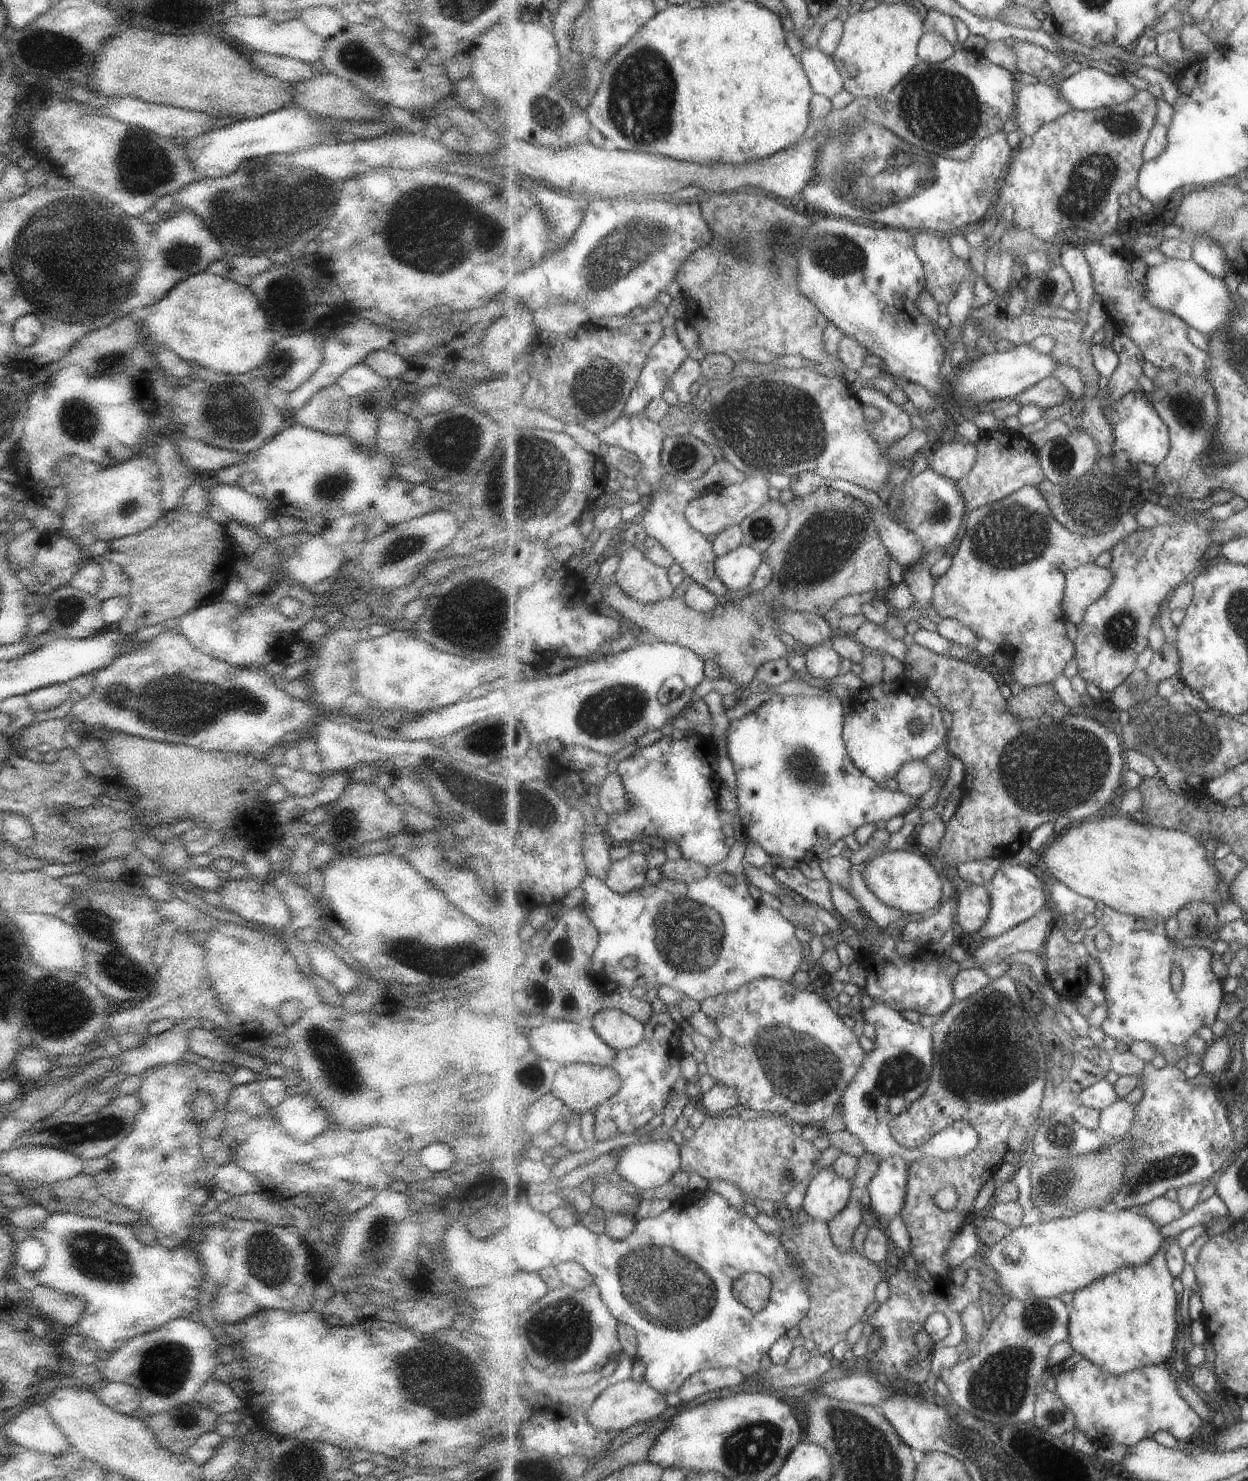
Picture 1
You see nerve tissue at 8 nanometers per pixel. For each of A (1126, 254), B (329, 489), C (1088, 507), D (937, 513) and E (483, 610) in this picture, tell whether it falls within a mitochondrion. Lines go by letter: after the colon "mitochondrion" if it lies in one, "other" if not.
A: other
B: mitochondrion
C: mitochondrion
D: mitochondrion
E: mitochondrion

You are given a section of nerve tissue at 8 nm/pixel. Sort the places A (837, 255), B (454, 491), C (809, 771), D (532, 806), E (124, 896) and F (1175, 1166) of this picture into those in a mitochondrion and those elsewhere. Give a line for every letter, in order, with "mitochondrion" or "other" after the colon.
A: mitochondrion
B: other
C: mitochondrion
D: mitochondrion
E: other
F: mitochondrion

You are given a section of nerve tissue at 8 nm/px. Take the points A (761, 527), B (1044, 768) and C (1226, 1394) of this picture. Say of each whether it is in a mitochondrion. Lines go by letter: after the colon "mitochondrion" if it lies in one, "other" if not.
A: mitochondrion
B: mitochondrion
C: other

